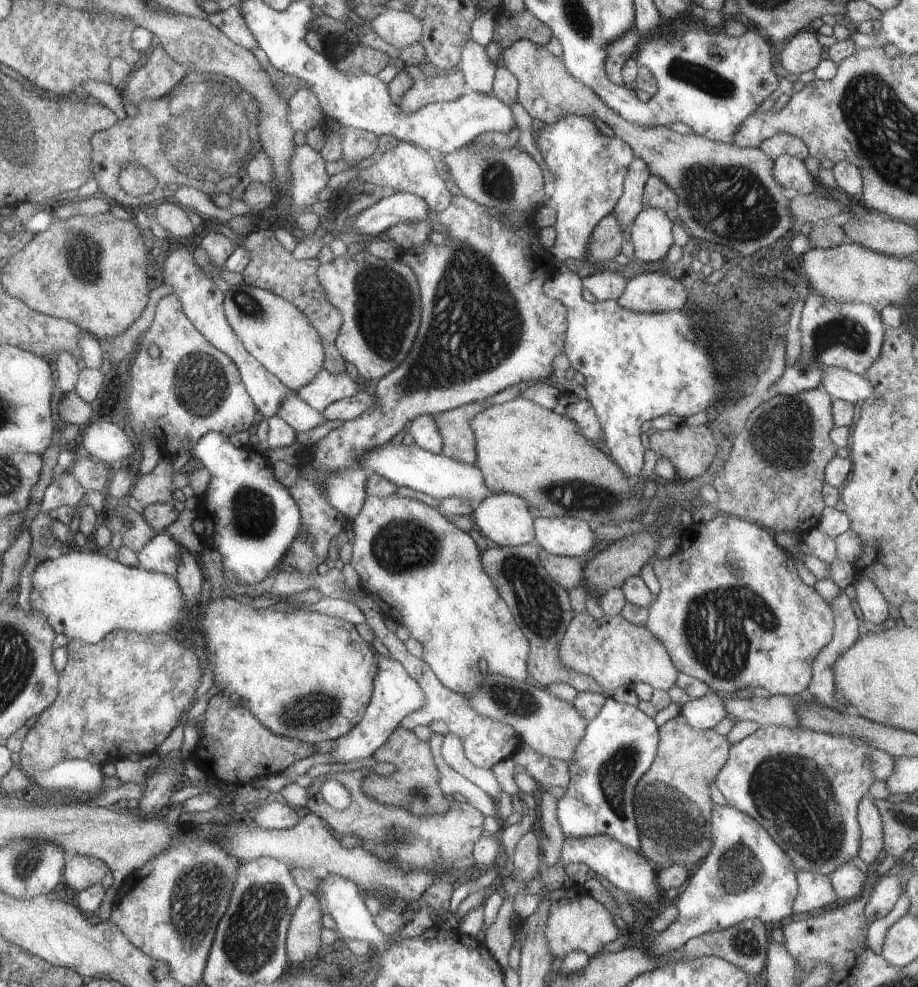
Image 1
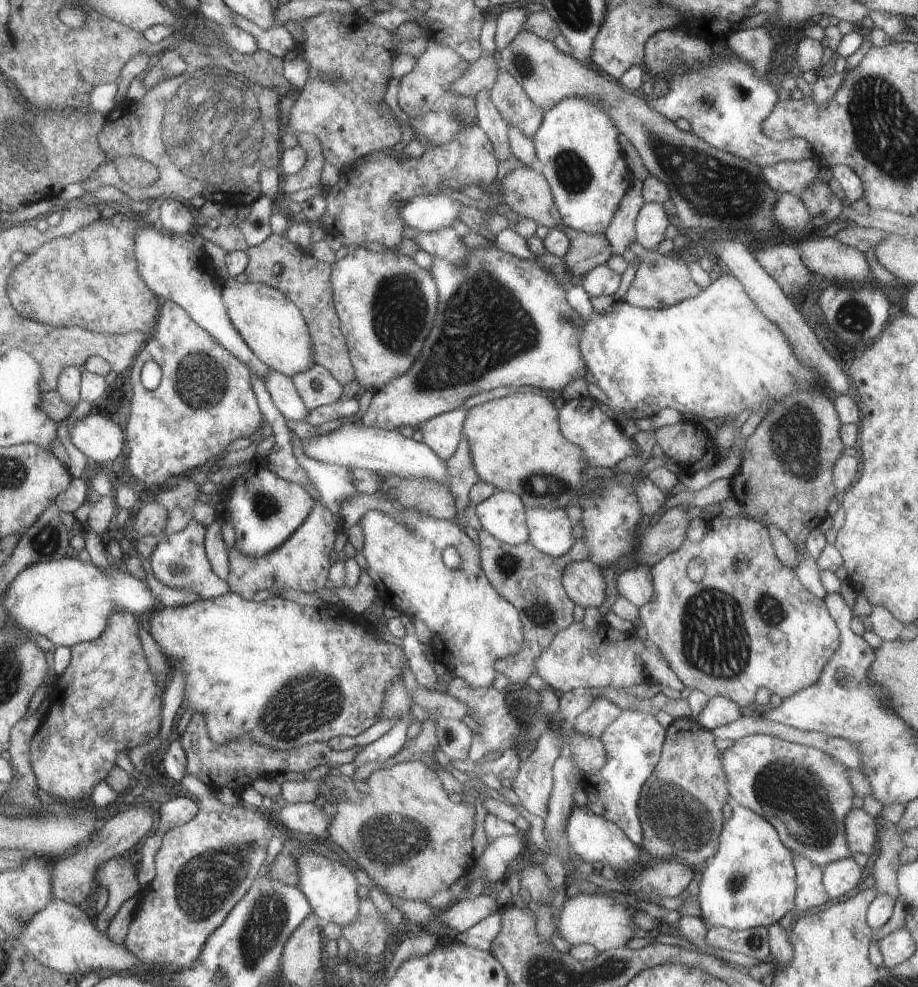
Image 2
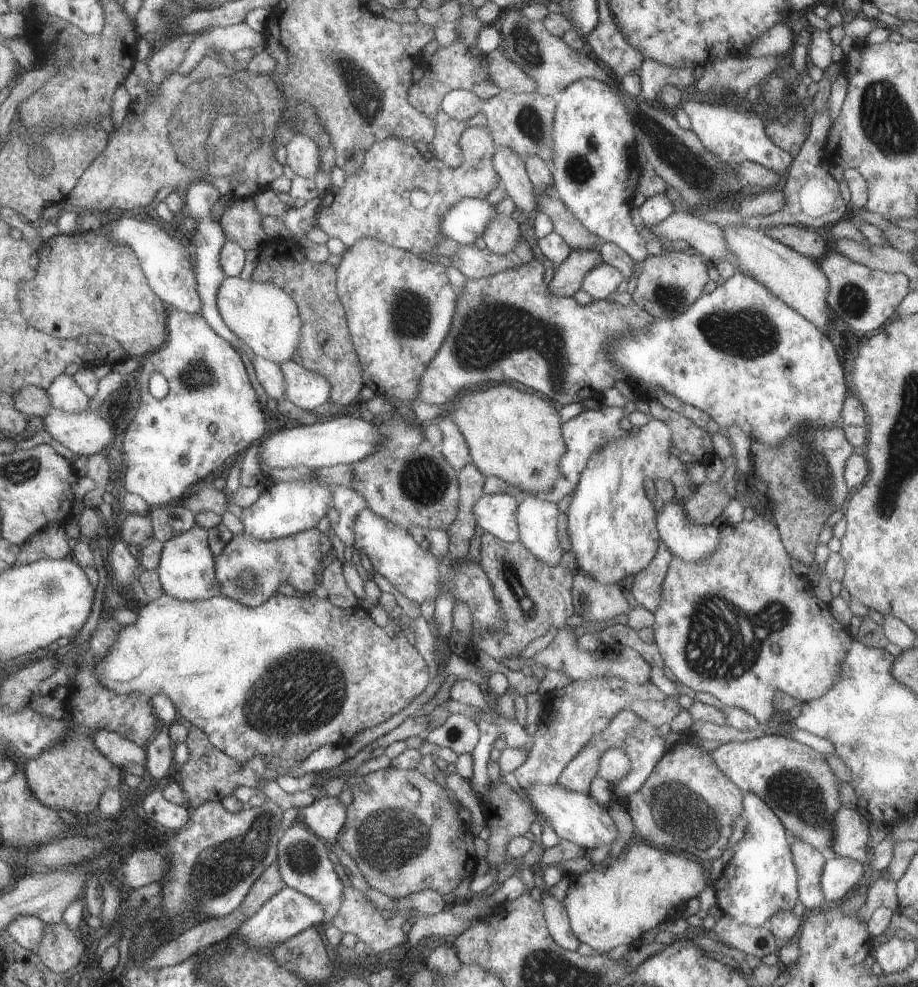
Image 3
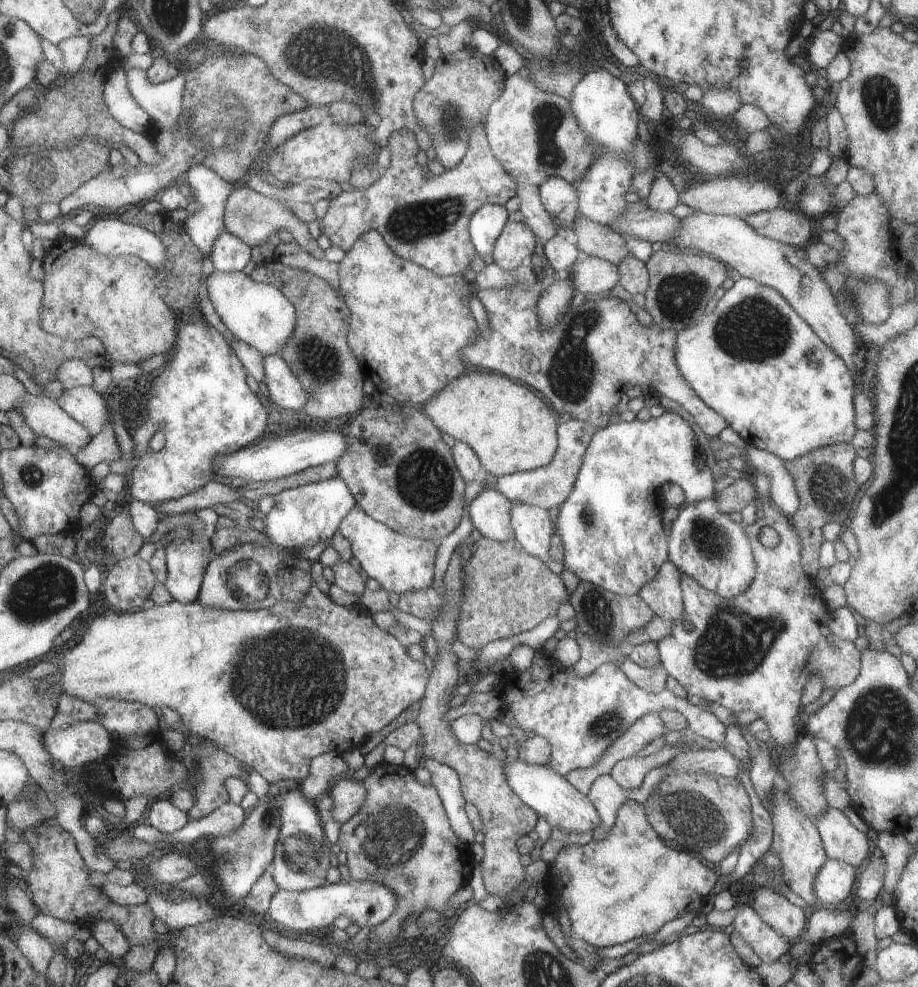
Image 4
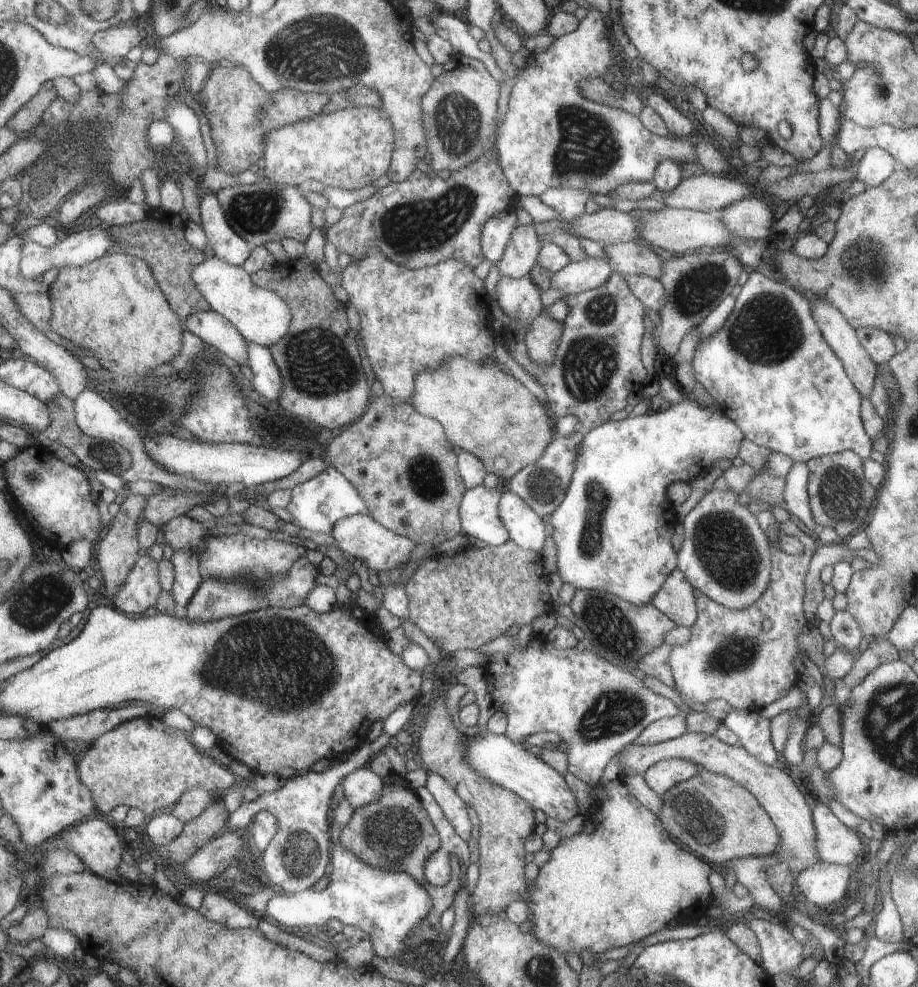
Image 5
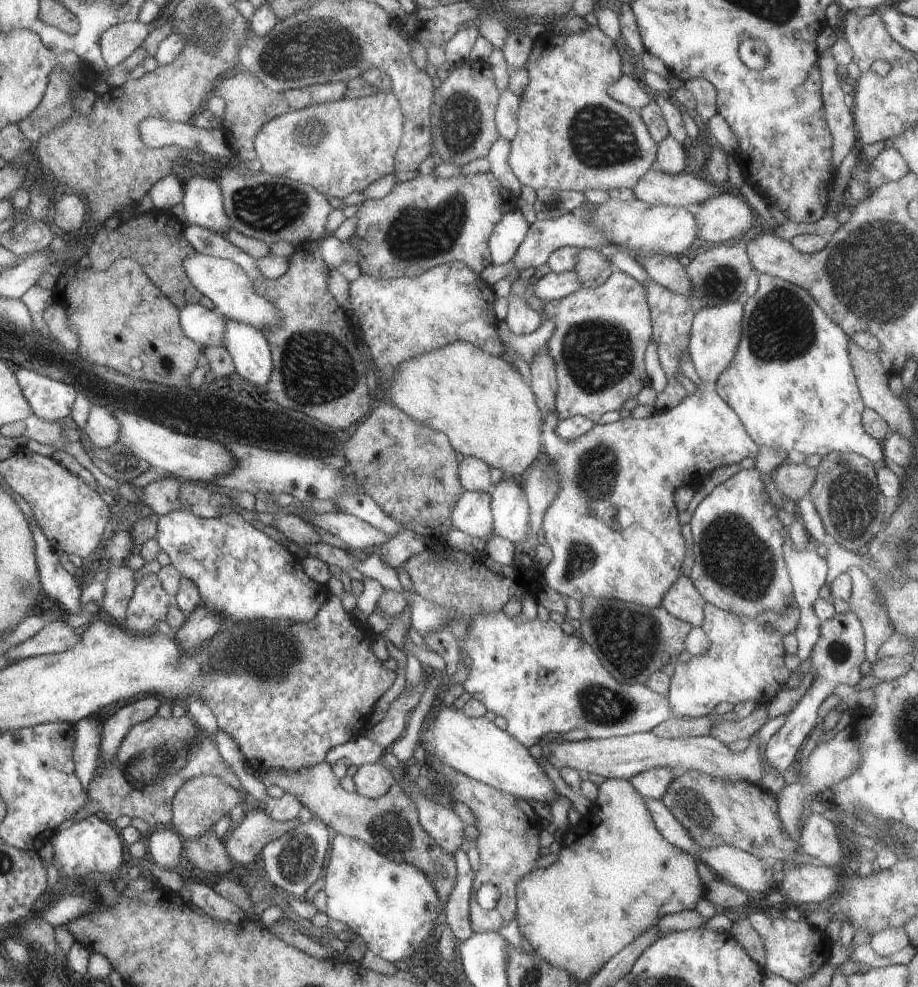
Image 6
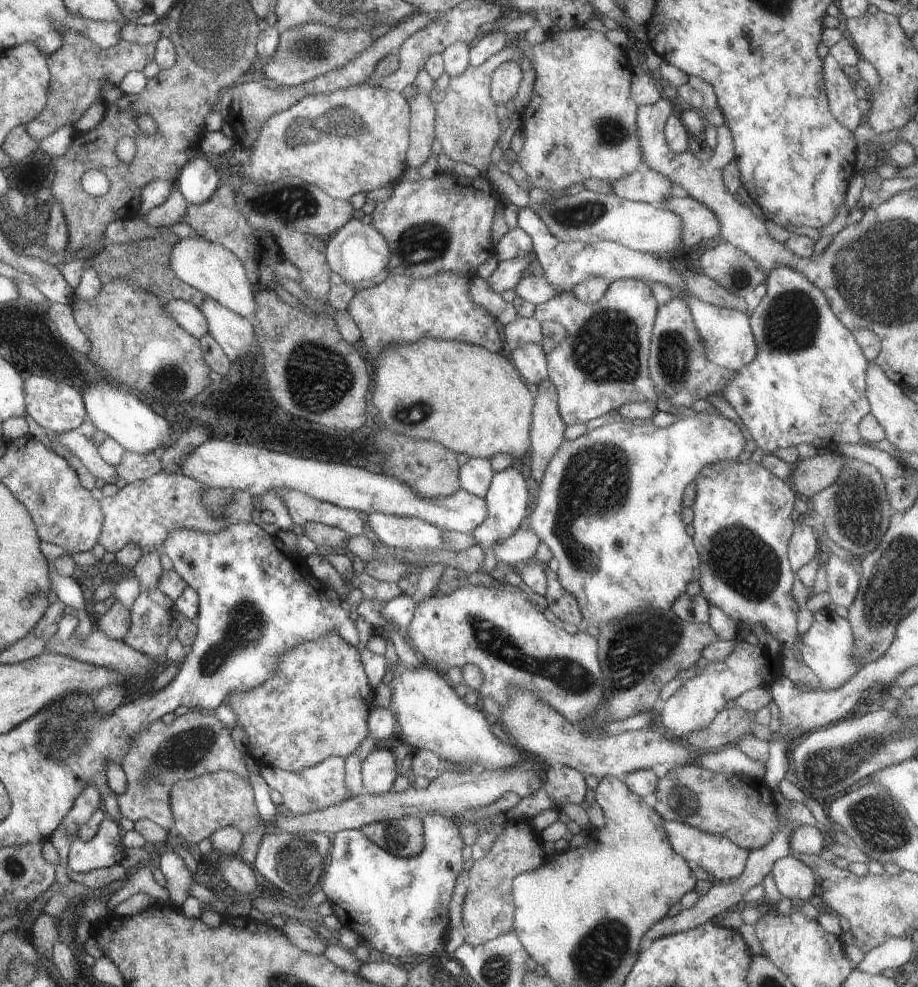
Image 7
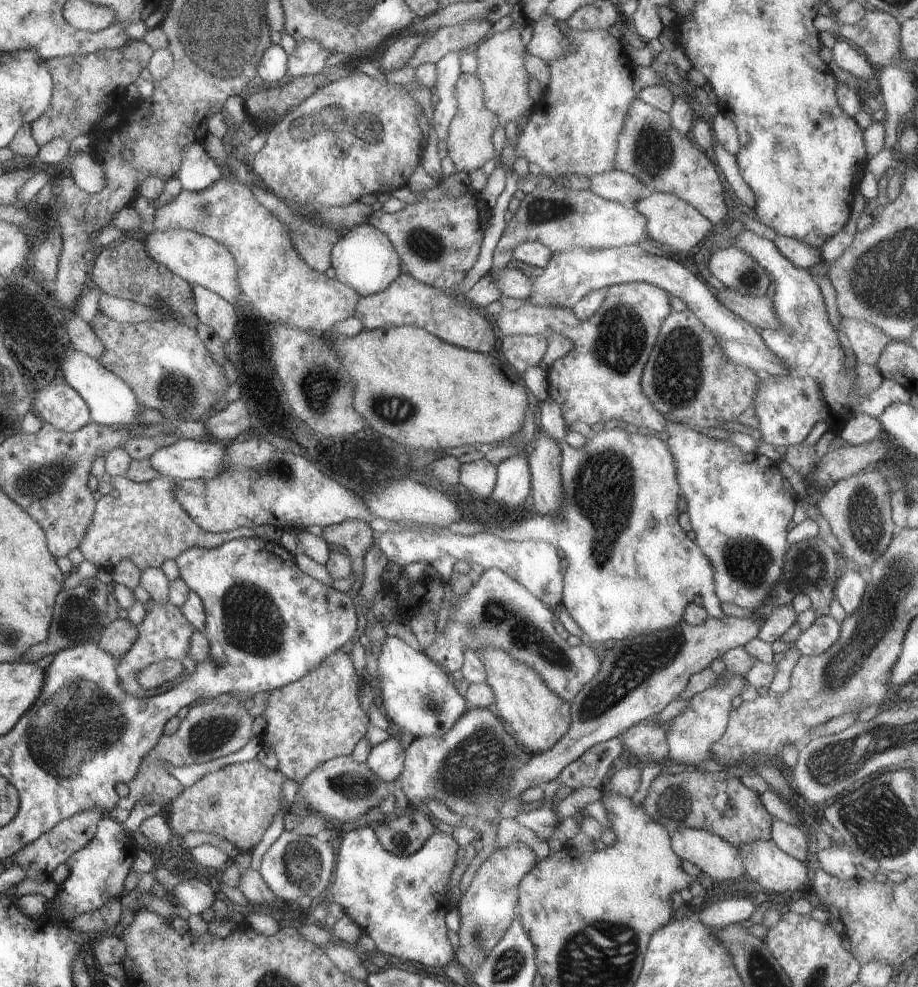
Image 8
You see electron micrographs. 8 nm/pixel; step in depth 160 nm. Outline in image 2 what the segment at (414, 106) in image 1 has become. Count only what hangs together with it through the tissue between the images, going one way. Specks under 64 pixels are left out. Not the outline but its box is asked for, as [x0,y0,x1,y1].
[451,52,499,97]

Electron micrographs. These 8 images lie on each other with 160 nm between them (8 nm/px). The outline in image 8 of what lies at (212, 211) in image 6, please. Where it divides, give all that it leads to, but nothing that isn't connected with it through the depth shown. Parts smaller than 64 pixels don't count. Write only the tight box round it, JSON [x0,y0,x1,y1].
[177,141,221,192]

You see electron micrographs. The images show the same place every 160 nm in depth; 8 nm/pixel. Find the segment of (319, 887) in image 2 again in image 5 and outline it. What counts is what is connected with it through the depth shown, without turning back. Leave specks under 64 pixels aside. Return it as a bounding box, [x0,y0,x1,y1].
[226,700,417,894]

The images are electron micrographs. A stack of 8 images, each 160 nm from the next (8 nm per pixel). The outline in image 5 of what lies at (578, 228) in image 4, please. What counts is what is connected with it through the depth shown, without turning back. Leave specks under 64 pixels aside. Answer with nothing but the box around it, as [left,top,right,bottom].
[603,239,664,279]

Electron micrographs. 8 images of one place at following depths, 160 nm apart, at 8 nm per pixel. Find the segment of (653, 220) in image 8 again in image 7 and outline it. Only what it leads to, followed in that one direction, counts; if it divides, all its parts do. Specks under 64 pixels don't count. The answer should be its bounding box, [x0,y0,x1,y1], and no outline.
[660,197,720,246]

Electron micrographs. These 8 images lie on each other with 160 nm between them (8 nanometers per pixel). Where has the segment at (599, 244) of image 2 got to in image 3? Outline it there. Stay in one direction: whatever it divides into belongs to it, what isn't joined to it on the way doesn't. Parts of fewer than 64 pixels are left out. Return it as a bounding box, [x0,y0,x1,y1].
[550,249,602,298]

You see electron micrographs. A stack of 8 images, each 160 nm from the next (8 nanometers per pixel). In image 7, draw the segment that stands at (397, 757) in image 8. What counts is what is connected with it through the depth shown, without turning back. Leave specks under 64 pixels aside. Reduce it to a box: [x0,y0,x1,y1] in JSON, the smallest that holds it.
[361,745,398,795]

